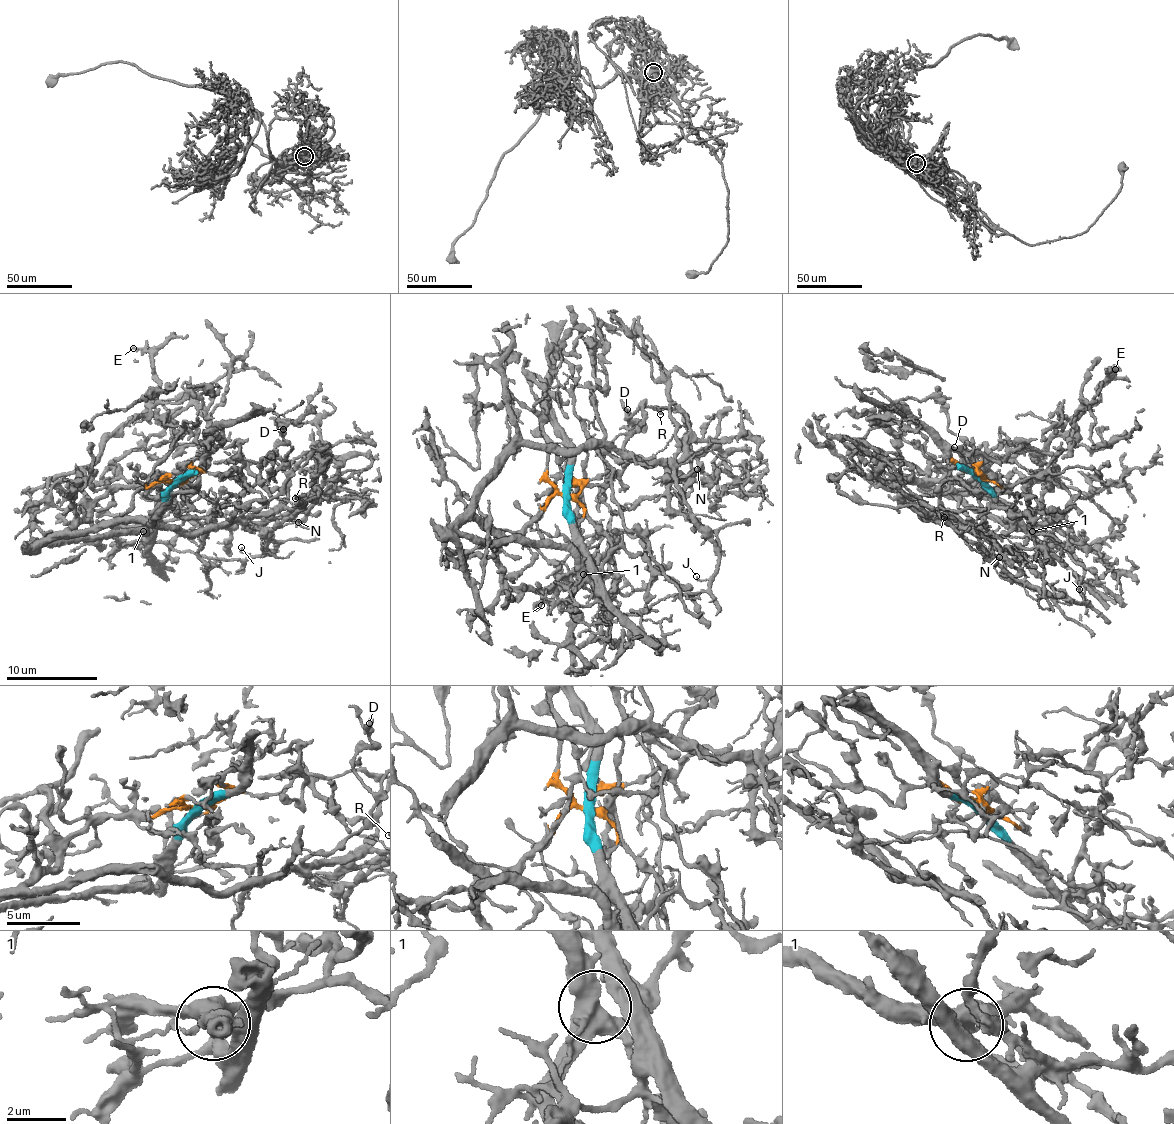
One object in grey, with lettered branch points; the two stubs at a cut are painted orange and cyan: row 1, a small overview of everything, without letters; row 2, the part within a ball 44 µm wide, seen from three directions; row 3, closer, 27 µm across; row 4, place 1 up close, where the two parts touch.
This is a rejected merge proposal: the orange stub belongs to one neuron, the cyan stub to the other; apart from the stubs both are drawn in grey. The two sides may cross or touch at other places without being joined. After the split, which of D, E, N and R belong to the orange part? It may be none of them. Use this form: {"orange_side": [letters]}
{"orange_side": ["D", "E", "N"]}

